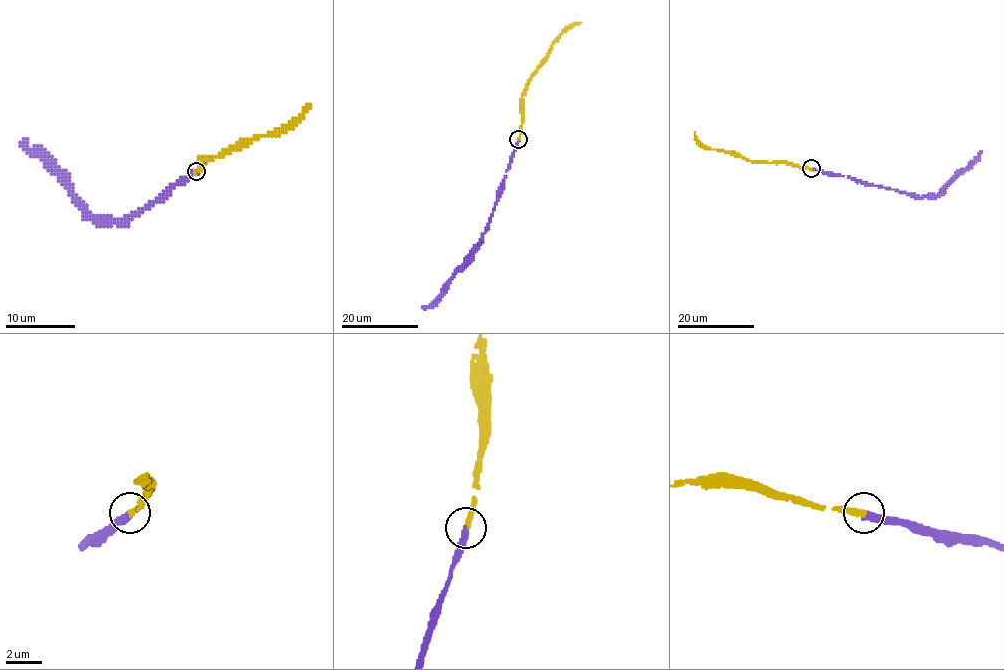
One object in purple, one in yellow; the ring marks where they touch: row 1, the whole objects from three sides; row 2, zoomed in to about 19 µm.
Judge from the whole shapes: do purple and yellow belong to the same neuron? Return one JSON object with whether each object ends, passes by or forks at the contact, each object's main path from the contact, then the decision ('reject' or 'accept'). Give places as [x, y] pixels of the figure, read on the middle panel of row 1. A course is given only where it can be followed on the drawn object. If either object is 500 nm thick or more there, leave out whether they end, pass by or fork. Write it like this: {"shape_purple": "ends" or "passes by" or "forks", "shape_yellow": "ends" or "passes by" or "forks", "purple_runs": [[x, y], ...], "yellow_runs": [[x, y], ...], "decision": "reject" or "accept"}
{"shape_purple": "ends", "shape_yellow": "ends", "purple_runs": [[518, 140], [487, 231], [474, 255], [454, 275], [447, 288], [424, 309]], "yellow_runs": [[518, 139], [522, 94], [528, 80], [551, 45], [580, 22]], "decision": "accept"}

